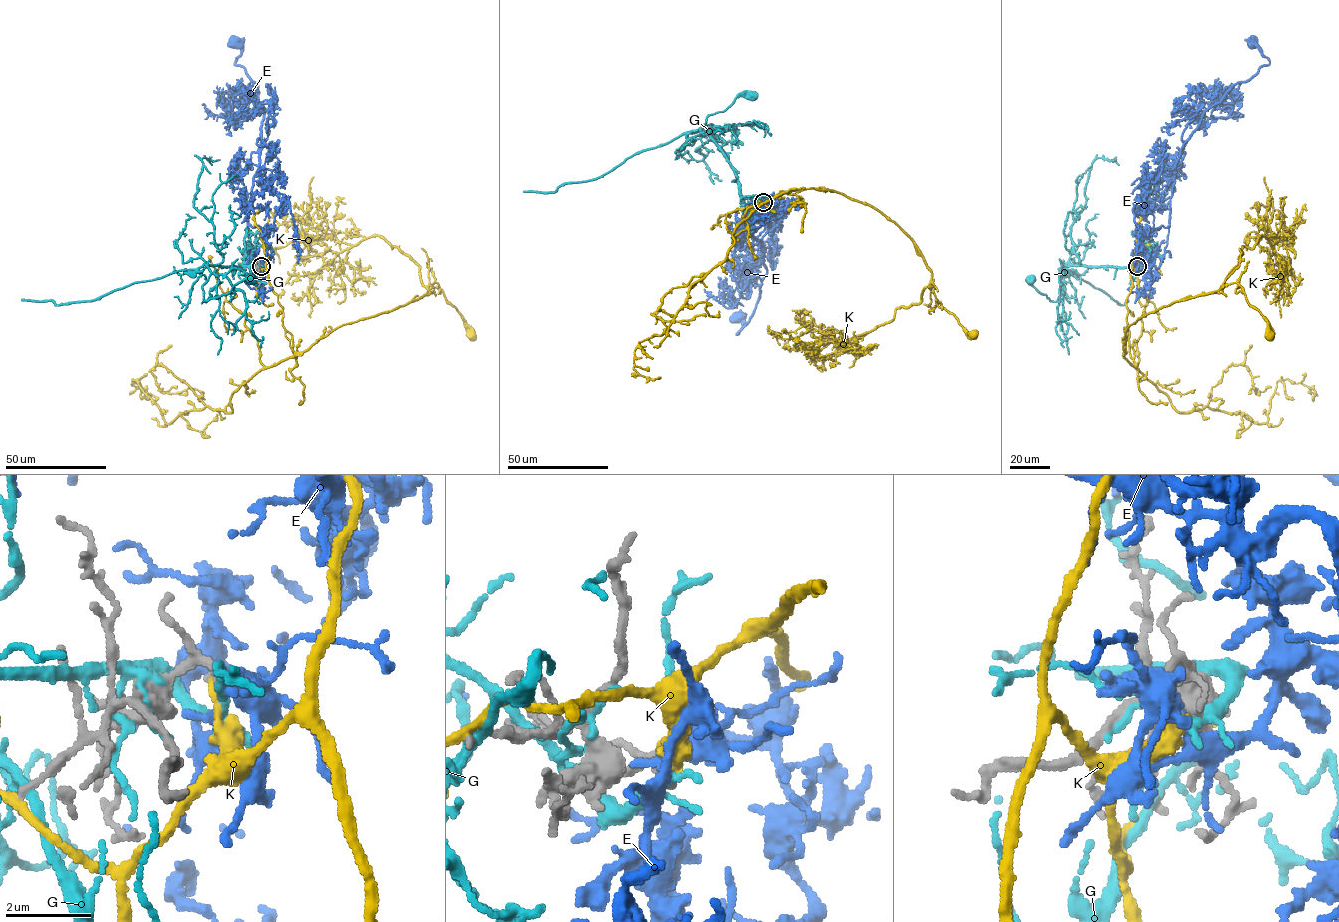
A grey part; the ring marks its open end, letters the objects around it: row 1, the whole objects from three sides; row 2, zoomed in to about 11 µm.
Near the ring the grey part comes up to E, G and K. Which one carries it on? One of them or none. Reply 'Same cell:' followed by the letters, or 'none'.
Same cell: E

